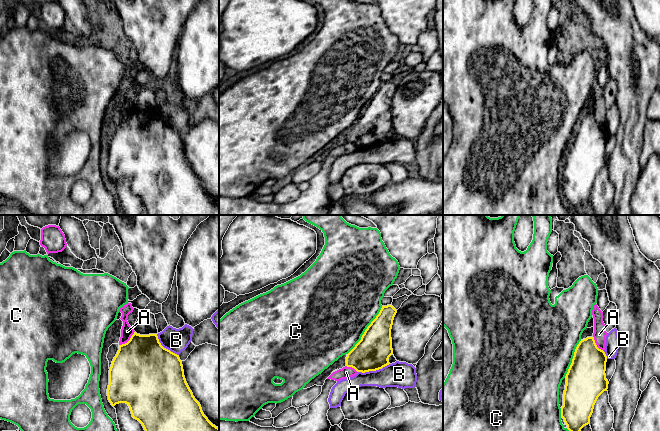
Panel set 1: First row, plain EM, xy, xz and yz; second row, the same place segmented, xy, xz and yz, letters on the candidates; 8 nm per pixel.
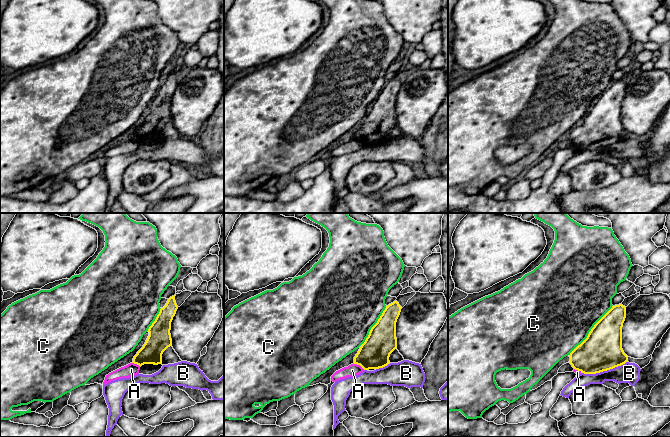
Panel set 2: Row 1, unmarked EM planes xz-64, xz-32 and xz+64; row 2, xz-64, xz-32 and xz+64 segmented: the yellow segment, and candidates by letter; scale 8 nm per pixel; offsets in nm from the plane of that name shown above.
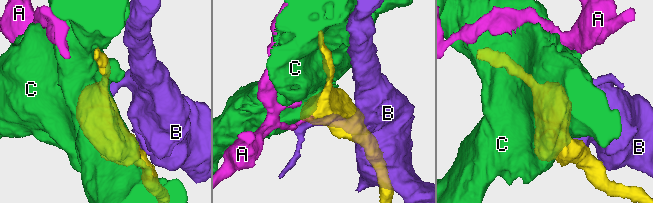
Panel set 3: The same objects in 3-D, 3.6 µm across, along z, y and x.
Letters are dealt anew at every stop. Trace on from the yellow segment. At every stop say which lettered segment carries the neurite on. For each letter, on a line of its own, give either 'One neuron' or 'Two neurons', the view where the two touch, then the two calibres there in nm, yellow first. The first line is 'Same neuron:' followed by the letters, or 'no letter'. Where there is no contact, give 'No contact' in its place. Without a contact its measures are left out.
Same neuron: no letter
A: Two neurons. Touches yellow in xy. Thickness 480 nm (yellow) against 100 nm
B: Two neurons. Touches yellow in xz. Thickness 280 nm (yellow) against 200 nm
C: Two neurons. Touches yellow in xz. Thickness 280 nm (yellow) against 500 nm

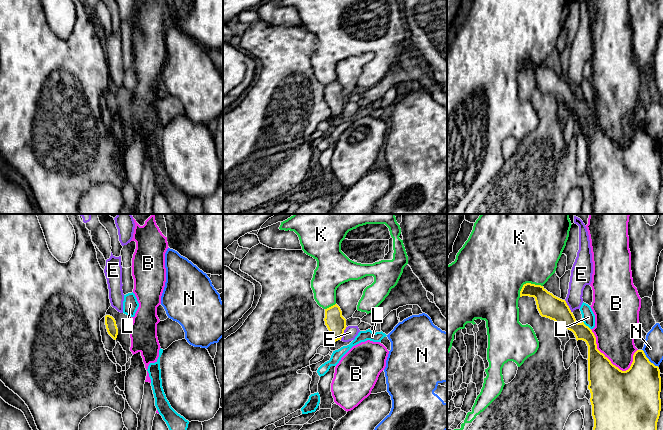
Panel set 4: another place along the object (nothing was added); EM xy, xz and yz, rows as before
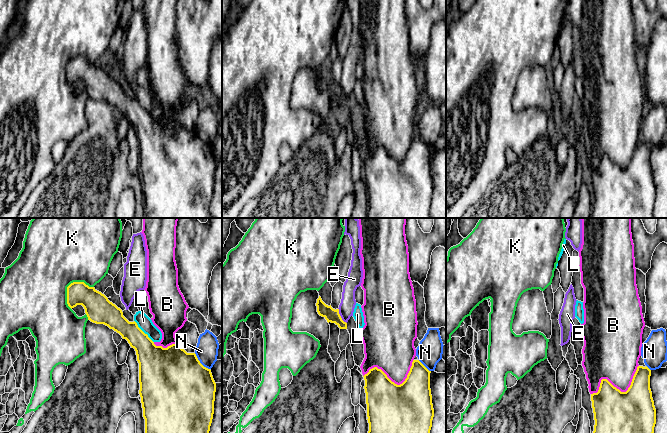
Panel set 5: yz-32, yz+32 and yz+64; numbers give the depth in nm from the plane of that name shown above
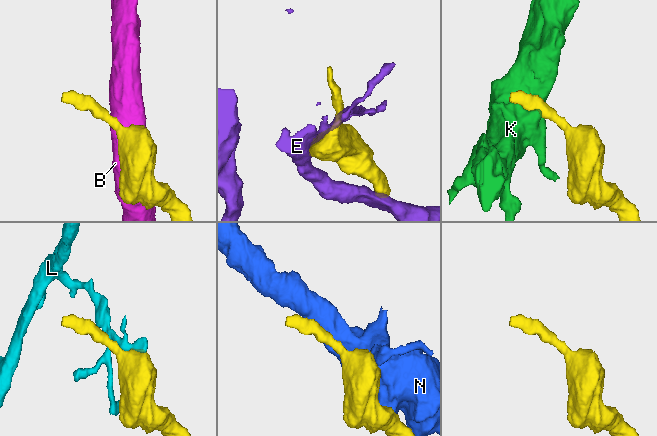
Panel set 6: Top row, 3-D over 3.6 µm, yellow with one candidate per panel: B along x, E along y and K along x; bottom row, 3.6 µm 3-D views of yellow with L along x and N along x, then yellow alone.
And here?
Same neuron: no letter
B: Two neurons. Touches yellow in yz. Thickness 300 nm (yellow) against 340 nm
E: Two neurons. Touches yellow in xz. Thickness 160 nm (yellow) against 100 nm
K: Two neurons. Touches yellow in yz. Thickness 190 nm (yellow) against 500 nm
L: Two neurons. Touches yellow in yz. Thickness 170 nm (yellow) against 110 nm
N: Two neurons. Touches yellow in yz. Thickness 360 nm (yellow) against 160 nm

